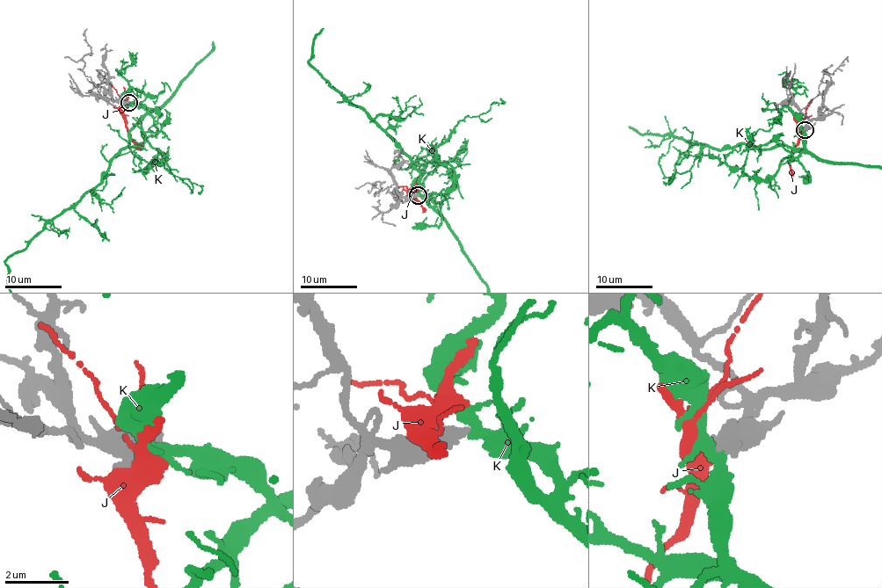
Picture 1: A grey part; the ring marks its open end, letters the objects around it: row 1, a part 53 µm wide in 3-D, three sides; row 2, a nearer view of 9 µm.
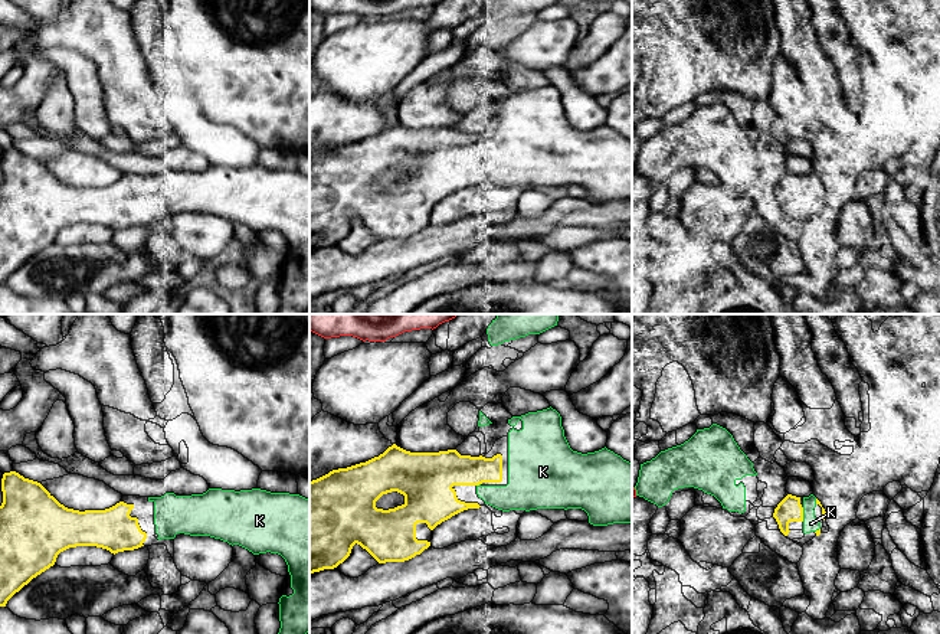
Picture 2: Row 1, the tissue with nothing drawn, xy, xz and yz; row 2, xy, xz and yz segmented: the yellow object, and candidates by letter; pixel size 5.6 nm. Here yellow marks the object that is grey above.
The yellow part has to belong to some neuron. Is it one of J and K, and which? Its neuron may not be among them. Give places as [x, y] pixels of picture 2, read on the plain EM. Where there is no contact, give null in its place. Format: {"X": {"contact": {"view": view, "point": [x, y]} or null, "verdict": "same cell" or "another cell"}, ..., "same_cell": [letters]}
{"J": {"contact": null, "verdict": "another cell"}, "K": {"contact": {"view": "yz", "point": [802, 192]}, "verdict": "same cell"}, "same_cell": ["K"]}

